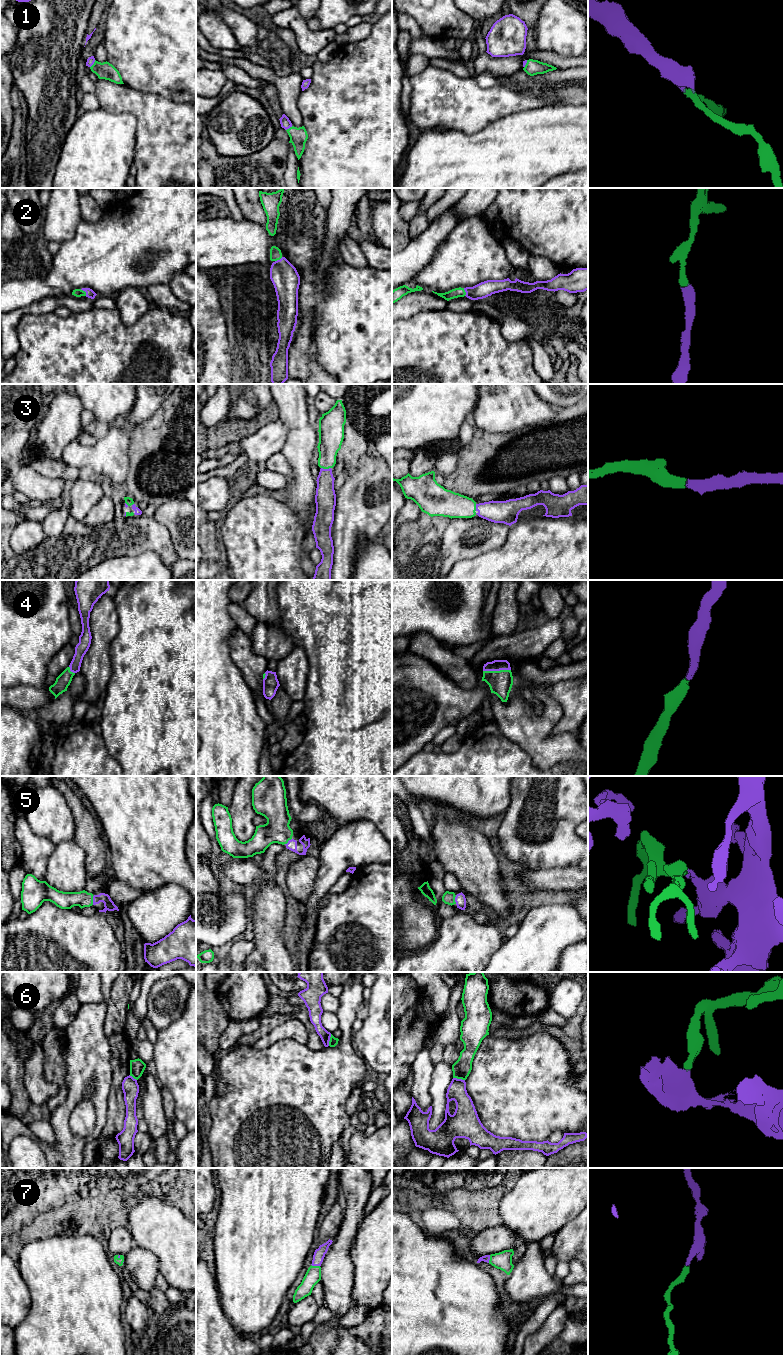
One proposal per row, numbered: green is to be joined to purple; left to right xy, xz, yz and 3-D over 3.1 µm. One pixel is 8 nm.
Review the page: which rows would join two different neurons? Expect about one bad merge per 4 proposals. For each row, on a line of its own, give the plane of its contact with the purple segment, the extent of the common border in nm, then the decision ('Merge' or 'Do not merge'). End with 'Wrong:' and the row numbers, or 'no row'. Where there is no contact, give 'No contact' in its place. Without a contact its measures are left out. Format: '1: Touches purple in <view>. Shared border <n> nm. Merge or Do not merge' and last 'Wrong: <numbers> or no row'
1: Touches purple in xy. Shared border 80 nm. Merge
2: Touches purple in xy. Shared border 80 nm. Merge
3: Touches purple in xz. Shared border 80 nm. Merge
4: Touches purple in yz. Shared border 220 nm. Merge
5: Touches purple in xy. Shared border 80 nm. Merge
6: Touches purple in xz. Shared border 100 nm. Do not merge
7: Touches purple in xz. Shared border 70 nm. Merge
Wrong: 6

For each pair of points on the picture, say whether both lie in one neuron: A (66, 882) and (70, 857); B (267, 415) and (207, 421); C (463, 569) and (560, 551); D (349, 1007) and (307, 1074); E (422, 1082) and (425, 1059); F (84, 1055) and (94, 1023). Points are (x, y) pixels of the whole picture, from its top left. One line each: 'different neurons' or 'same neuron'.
A: same neuron
B: different neurons
C: same neuron
D: same neuron
E: same neuron
F: same neuron

